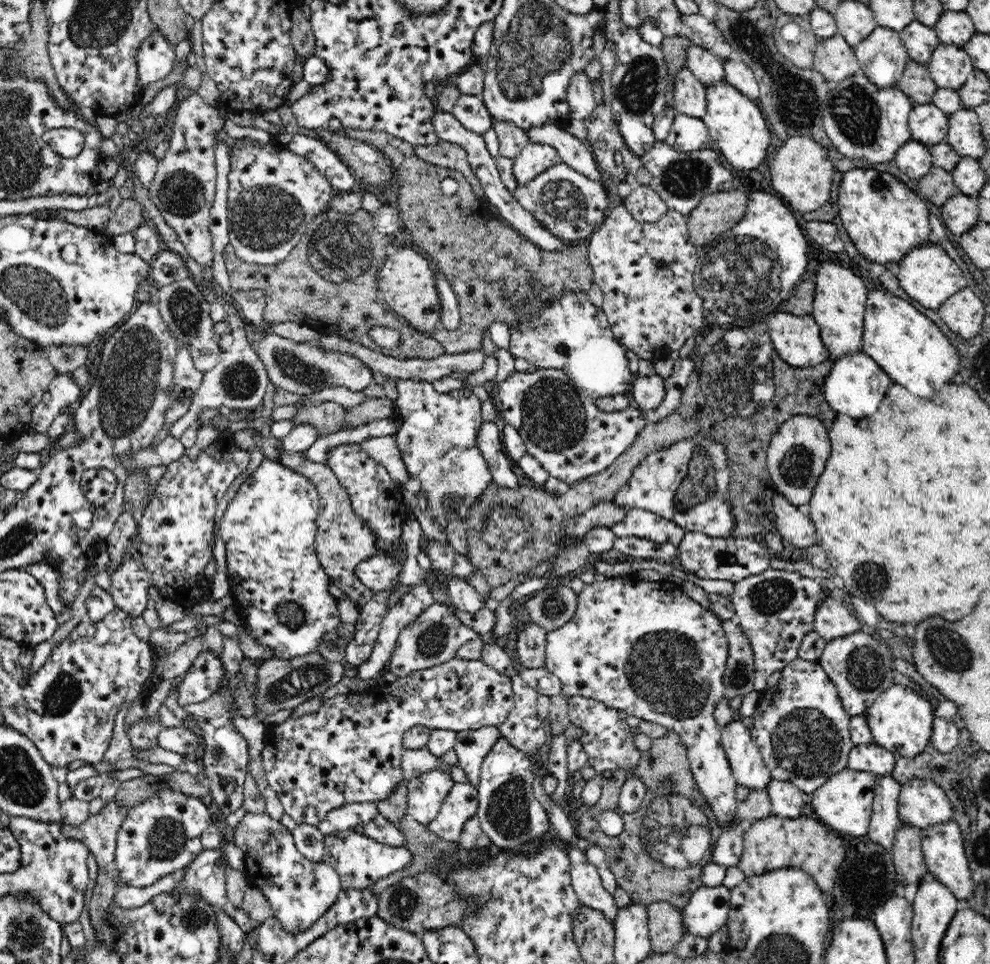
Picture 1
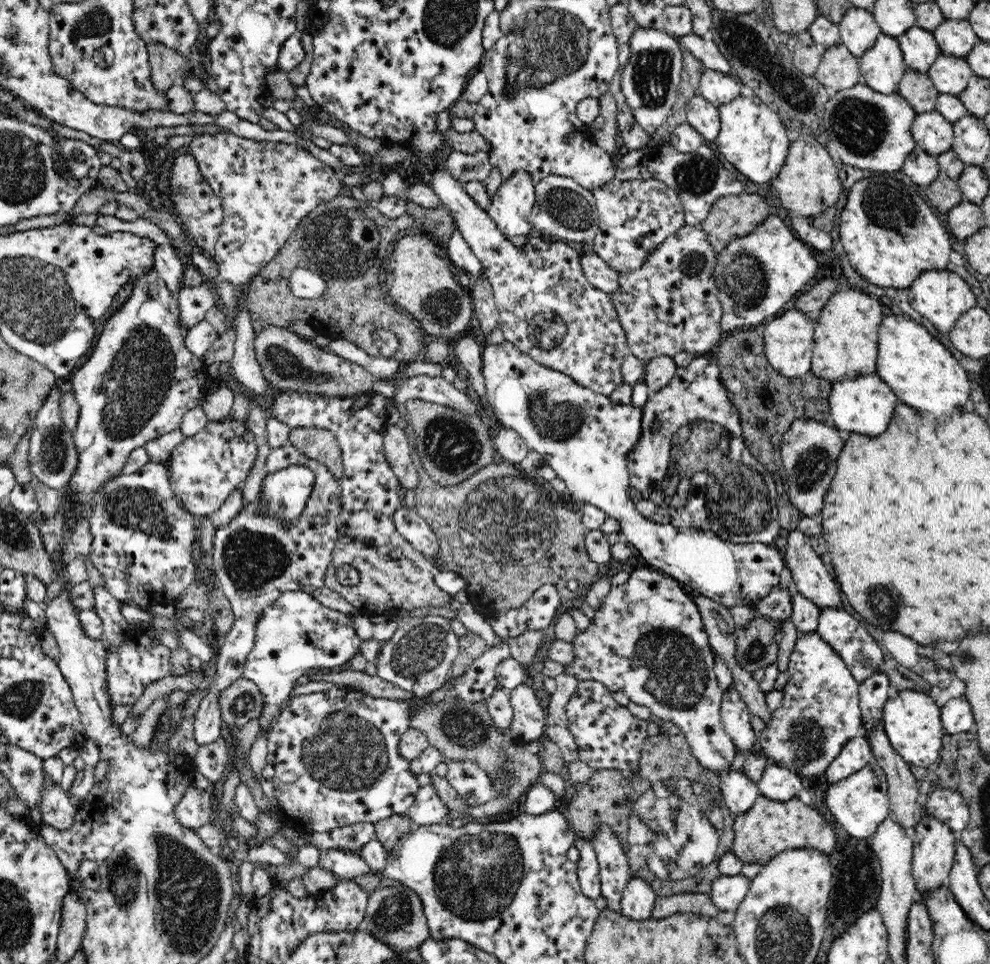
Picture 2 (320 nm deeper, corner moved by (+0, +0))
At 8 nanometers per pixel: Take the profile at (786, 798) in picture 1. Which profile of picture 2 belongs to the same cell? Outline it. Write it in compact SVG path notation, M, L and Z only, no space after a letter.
M773 761L763 770L757 785L762 796L778 802L788 802L790 798L796 798L803 787L798 774Z

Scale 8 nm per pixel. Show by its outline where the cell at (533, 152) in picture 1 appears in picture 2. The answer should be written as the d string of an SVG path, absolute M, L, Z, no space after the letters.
M518 171L508 180L504 181L496 194L491 198L491 203L486 208L491 220L509 241L516 236L531 236L534 233L529 217L535 202L535 184L526 171Z

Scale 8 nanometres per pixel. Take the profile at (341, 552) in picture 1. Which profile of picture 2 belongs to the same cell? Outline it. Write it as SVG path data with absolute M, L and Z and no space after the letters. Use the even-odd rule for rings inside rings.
M342 511L338 516L338 534L340 540L336 542L332 552L333 560L326 570L326 578L324 585L335 592L338 592L342 598L350 605L353 605L362 615L368 617L375 614L397 612L421 608L421 607L446 607L450 602L451 595L447 594L436 586L434 576L434 563L430 559L426 559L424 554L416 550L397 530L394 526L392 517L376 511L358 511L349 513ZM343 566L352 566L360 576L358 585L354 587L344 587L338 581L338 569Z

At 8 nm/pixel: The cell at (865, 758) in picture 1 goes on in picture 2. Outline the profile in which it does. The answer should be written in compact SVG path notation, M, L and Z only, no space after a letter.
M866 737L850 738L844 748L840 750L840 754L826 768L826 772L824 772L826 782L831 785L848 778L851 774L862 770L862 767L872 762L872 759L870 743Z

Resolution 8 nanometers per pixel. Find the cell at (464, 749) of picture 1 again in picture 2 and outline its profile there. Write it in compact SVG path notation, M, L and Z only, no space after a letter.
M448 761L447 771L444 777L447 779L448 784L454 790L458 791L460 797L469 802L469 806L478 806L499 796L498 792L492 788L486 771L482 770L482 767L476 765L474 761Z

